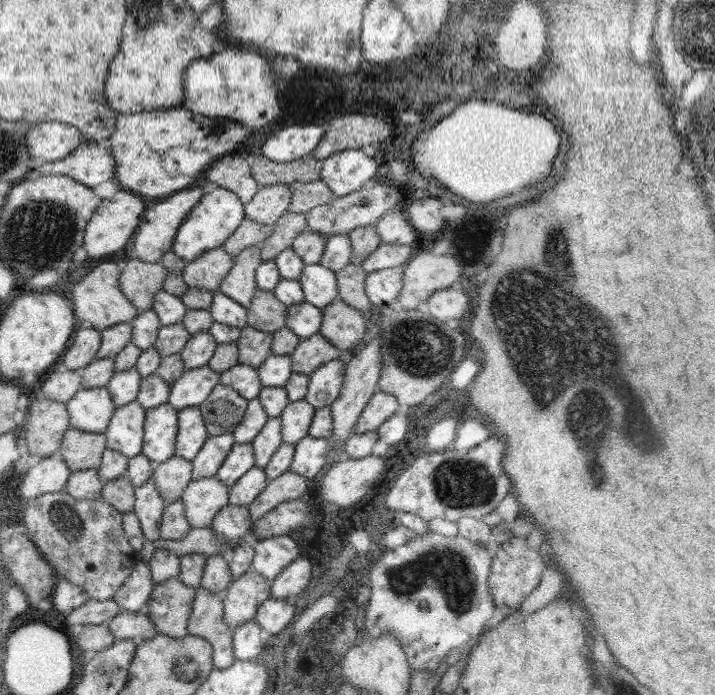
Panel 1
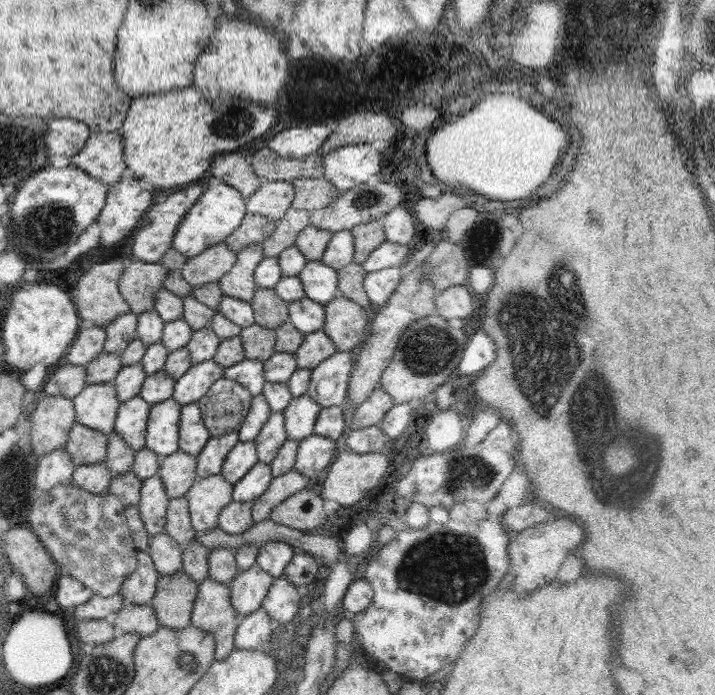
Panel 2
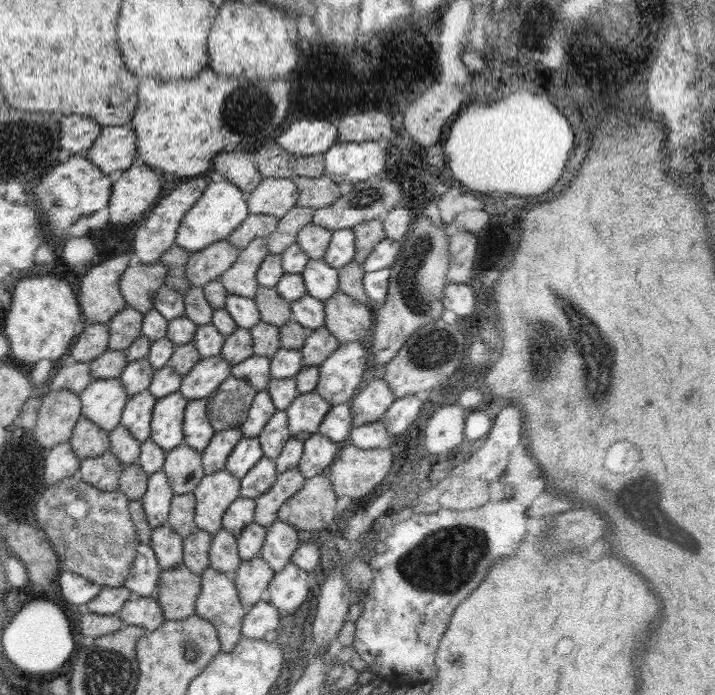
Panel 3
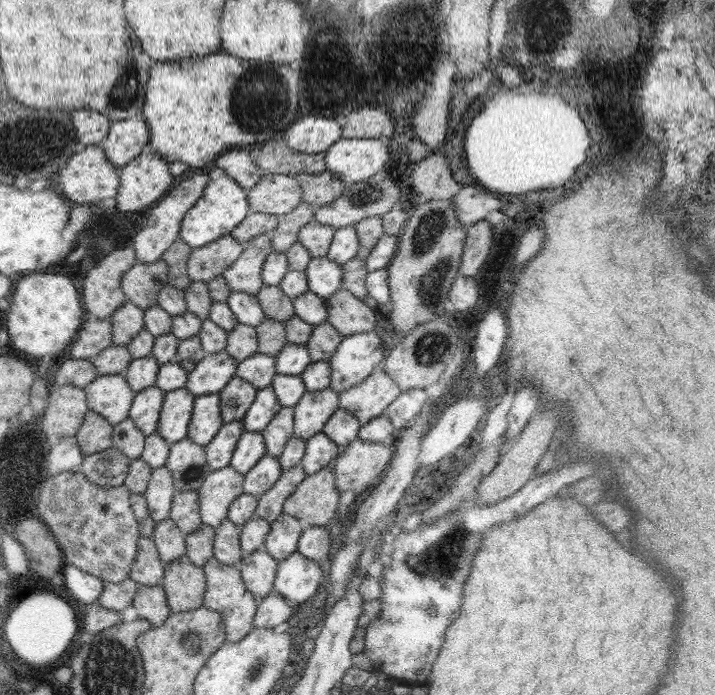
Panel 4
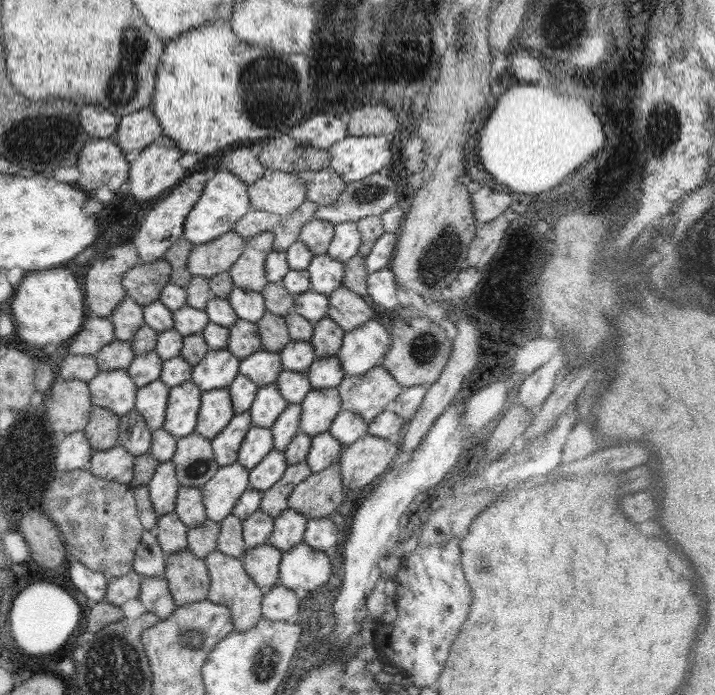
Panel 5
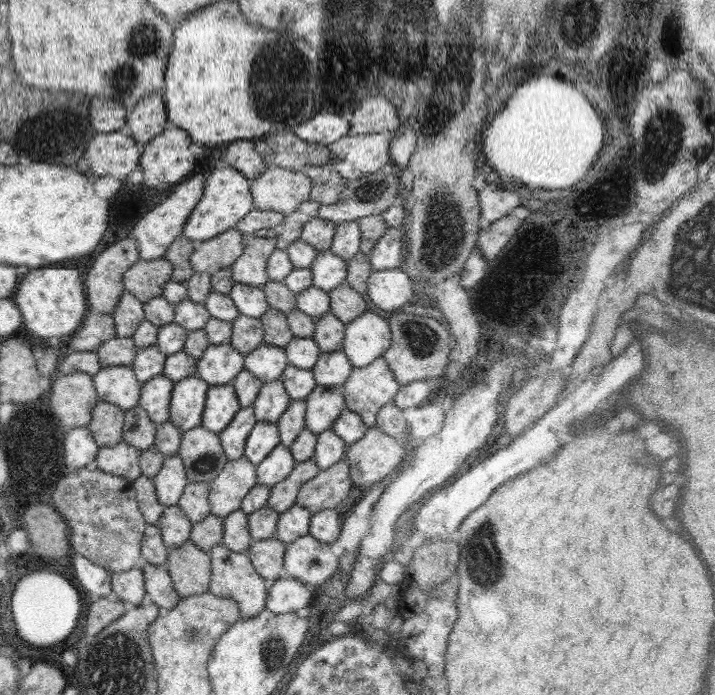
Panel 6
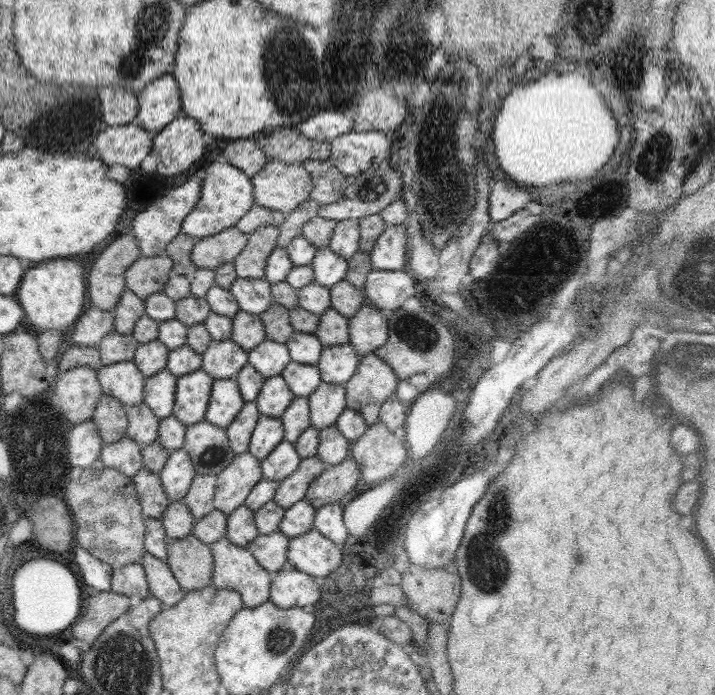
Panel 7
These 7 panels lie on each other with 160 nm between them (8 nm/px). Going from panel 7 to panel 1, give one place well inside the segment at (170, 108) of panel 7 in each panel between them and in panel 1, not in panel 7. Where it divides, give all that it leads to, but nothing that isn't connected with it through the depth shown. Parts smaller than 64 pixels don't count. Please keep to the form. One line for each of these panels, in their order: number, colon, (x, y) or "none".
1: (91, 164)
2: (102, 158)
3: (114, 151)
4: (125, 139)
5: (137, 130)
6: (147, 118)

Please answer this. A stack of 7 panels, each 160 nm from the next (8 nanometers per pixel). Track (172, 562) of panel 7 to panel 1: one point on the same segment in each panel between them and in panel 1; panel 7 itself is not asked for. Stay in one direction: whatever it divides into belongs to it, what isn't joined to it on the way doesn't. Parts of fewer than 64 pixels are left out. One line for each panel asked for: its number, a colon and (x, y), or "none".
1: (169, 607)
2: (173, 601)
3: (178, 587)
4: (184, 583)
5: (188, 579)
6: (189, 567)

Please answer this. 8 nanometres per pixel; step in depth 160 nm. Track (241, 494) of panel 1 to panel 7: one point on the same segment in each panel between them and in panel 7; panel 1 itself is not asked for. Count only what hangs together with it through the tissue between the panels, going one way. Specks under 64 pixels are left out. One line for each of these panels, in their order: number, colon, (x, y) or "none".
2: (255, 482)
3: (260, 478)
4: (261, 477)
5: (269, 470)
6: (278, 464)
7: (282, 461)

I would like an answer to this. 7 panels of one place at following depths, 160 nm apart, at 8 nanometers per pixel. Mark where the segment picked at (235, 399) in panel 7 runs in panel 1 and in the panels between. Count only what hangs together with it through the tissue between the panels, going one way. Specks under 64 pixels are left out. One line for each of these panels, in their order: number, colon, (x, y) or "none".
1: (191, 434)
2: (193, 435)
3: (198, 431)
4: (206, 420)
5: (216, 410)
6: (221, 405)

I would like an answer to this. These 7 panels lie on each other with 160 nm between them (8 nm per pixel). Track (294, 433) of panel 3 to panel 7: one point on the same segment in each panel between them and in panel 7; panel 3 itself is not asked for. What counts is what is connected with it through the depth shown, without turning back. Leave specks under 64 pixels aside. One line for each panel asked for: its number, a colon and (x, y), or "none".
4: (313, 410)
5: (320, 407)
6: (323, 405)
7: (326, 403)

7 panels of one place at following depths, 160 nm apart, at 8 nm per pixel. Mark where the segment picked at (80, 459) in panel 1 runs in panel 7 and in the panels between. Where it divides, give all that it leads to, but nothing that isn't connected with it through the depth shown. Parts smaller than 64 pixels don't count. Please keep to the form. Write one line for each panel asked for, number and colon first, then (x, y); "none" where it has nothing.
2: (85, 446)
3: (88, 440)
4: (94, 435)
5: (102, 429)
6: (106, 425)
7: (110, 416)

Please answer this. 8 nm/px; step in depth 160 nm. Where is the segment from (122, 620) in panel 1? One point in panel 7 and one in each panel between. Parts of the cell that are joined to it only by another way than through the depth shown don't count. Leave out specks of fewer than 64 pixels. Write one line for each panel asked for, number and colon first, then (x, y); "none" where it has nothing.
2: (137, 619)
3: (146, 612)
4: (150, 602)
5: (154, 593)
6: (158, 585)
7: (163, 585)

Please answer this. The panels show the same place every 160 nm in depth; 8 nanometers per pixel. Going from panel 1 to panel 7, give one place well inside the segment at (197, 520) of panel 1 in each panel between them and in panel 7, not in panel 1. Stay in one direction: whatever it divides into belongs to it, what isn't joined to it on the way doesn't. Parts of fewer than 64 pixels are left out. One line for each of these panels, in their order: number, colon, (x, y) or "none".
2: (208, 496)
3: (215, 492)
4: (222, 487)
5: (220, 493)
6: (237, 477)
7: (234, 484)

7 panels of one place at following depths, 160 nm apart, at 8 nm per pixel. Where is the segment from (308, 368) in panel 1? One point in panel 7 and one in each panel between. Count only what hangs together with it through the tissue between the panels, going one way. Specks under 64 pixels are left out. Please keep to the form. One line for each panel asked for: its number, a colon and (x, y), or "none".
2: (316, 346)
3: (320, 344)
4: (325, 339)
5: (327, 338)
6: (329, 334)
7: (332, 329)

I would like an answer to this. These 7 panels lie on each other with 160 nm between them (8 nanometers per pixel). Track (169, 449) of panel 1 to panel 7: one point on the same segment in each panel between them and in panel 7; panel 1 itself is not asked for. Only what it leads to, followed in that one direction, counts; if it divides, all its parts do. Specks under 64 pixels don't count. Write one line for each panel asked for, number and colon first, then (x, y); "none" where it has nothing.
2: (162, 436)
3: (167, 417)
4: (178, 405)
5: (184, 401)
6: (188, 397)
7: (193, 390)

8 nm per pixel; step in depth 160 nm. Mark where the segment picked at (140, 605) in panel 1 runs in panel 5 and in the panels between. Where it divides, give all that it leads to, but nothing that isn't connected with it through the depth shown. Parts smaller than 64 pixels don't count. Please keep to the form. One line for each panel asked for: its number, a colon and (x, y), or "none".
2: (138, 588)
3: (143, 579)
4: (147, 570)
5: (149, 560)

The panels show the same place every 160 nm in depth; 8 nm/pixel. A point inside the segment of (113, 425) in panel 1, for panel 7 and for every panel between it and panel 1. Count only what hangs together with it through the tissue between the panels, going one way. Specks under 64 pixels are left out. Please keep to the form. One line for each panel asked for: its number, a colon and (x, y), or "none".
2: (131, 423)
3: (137, 415)
4: (145, 412)
5: (151, 400)
6: (155, 395)
7: (159, 390)

